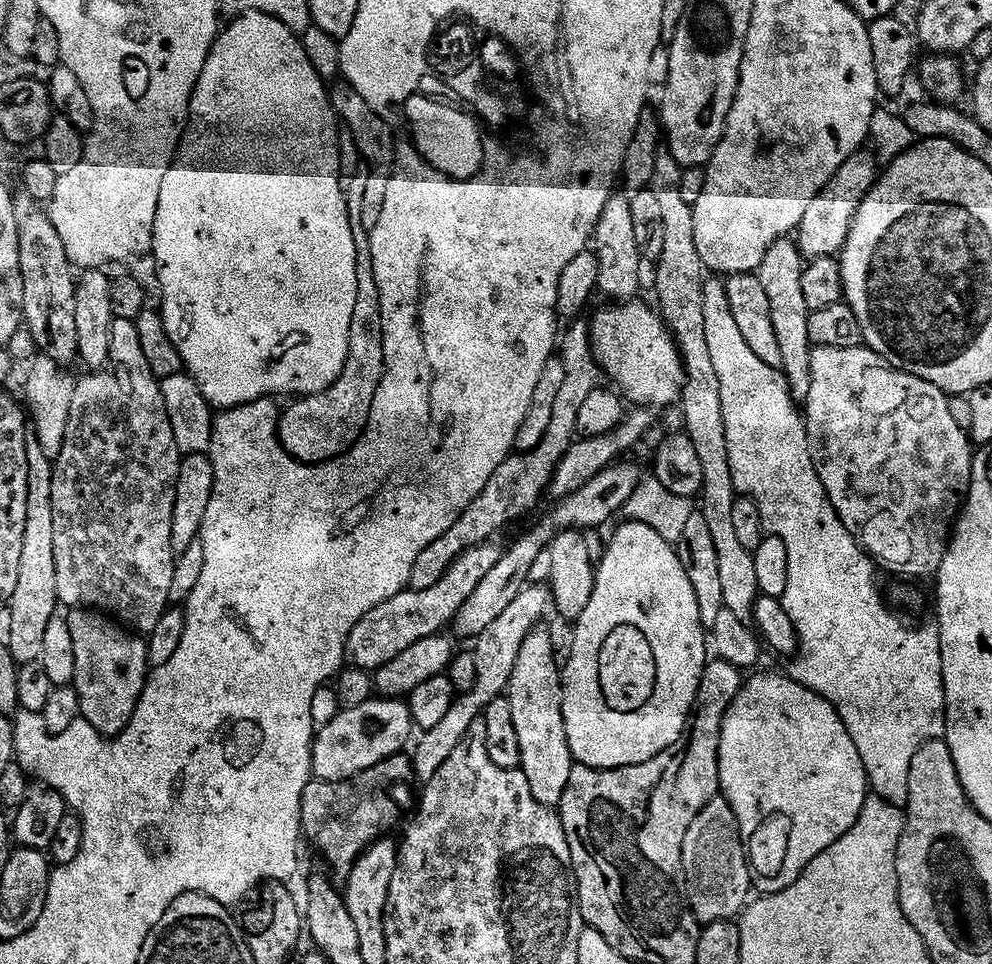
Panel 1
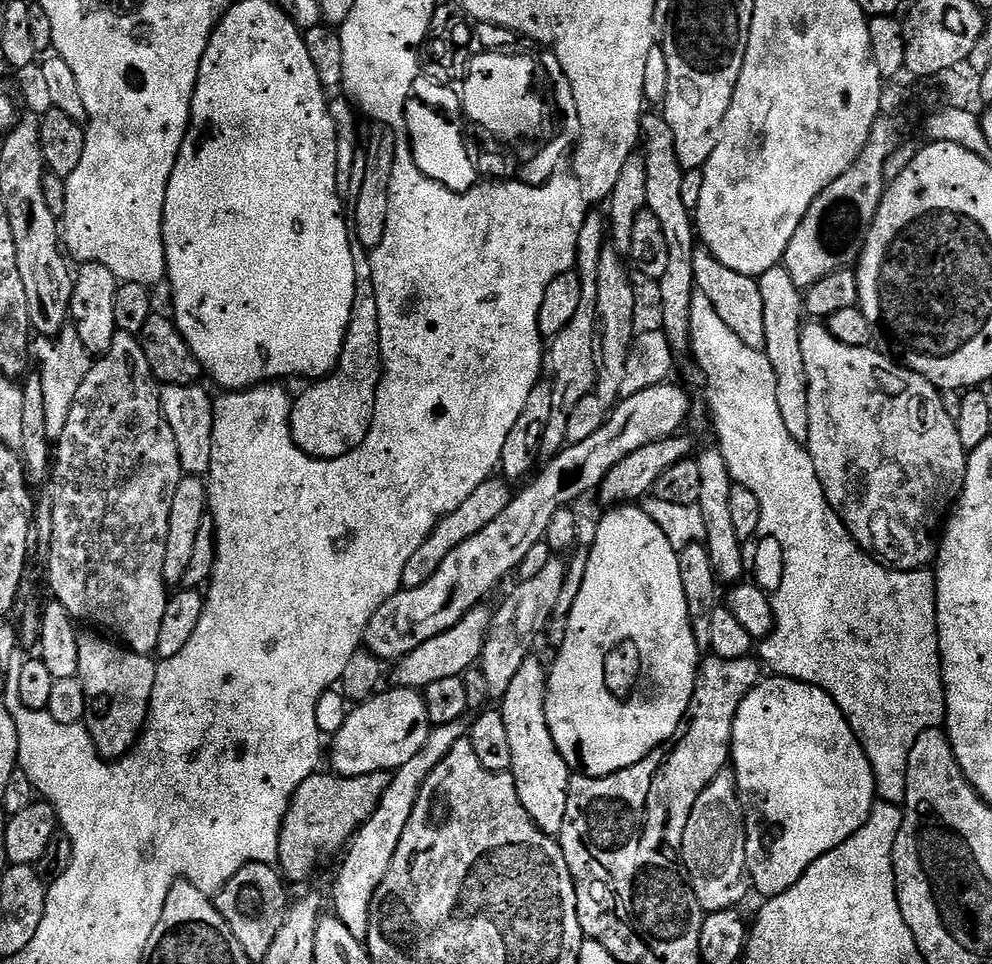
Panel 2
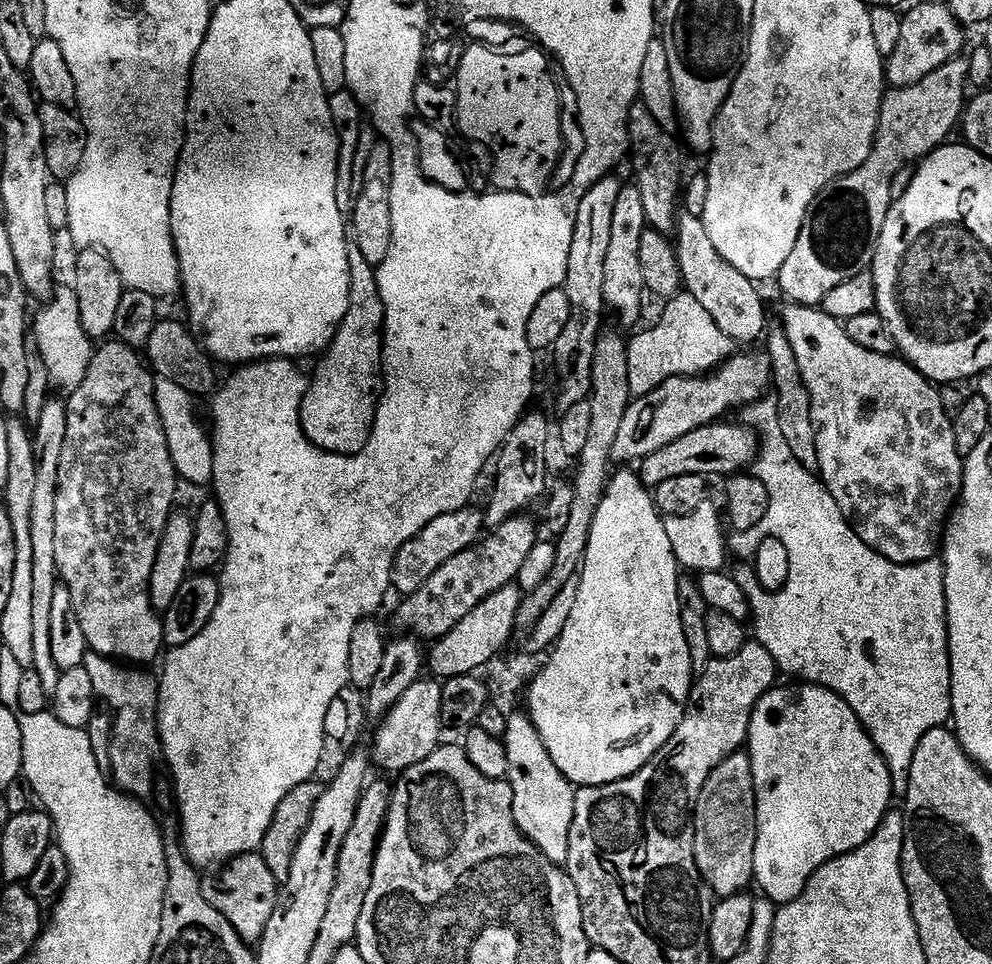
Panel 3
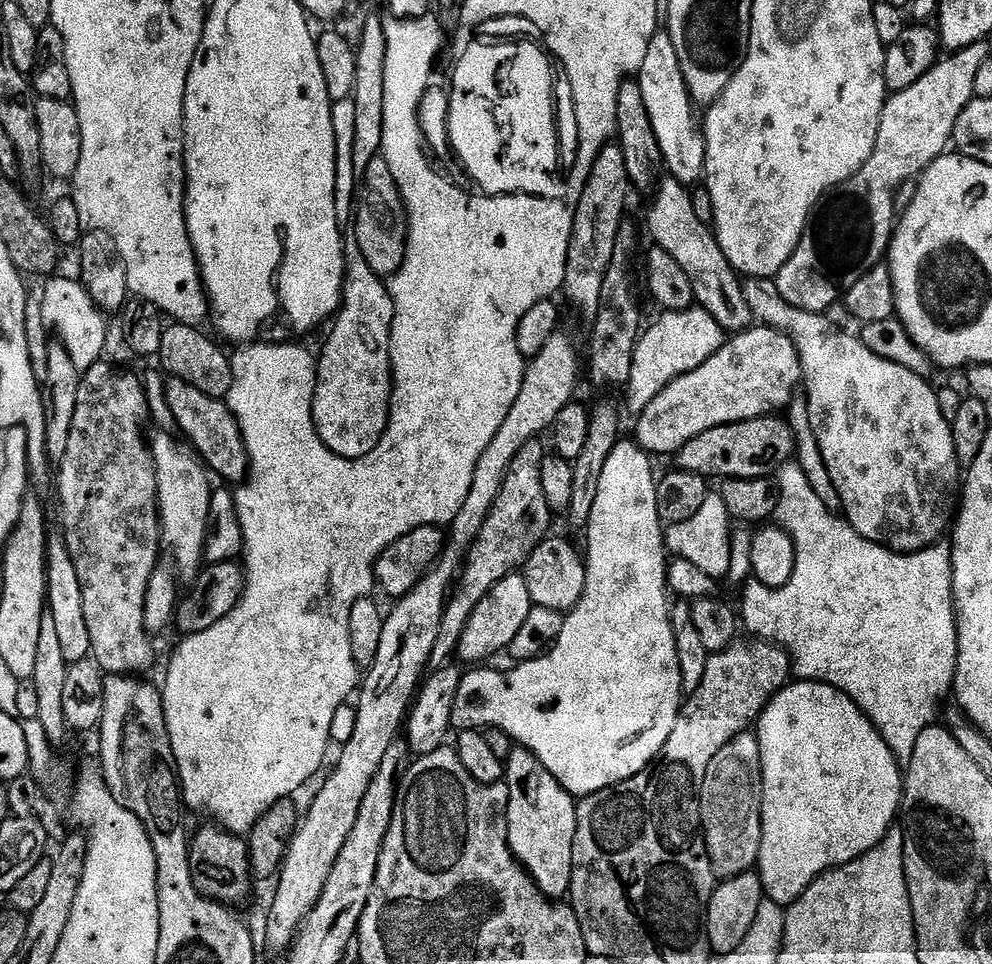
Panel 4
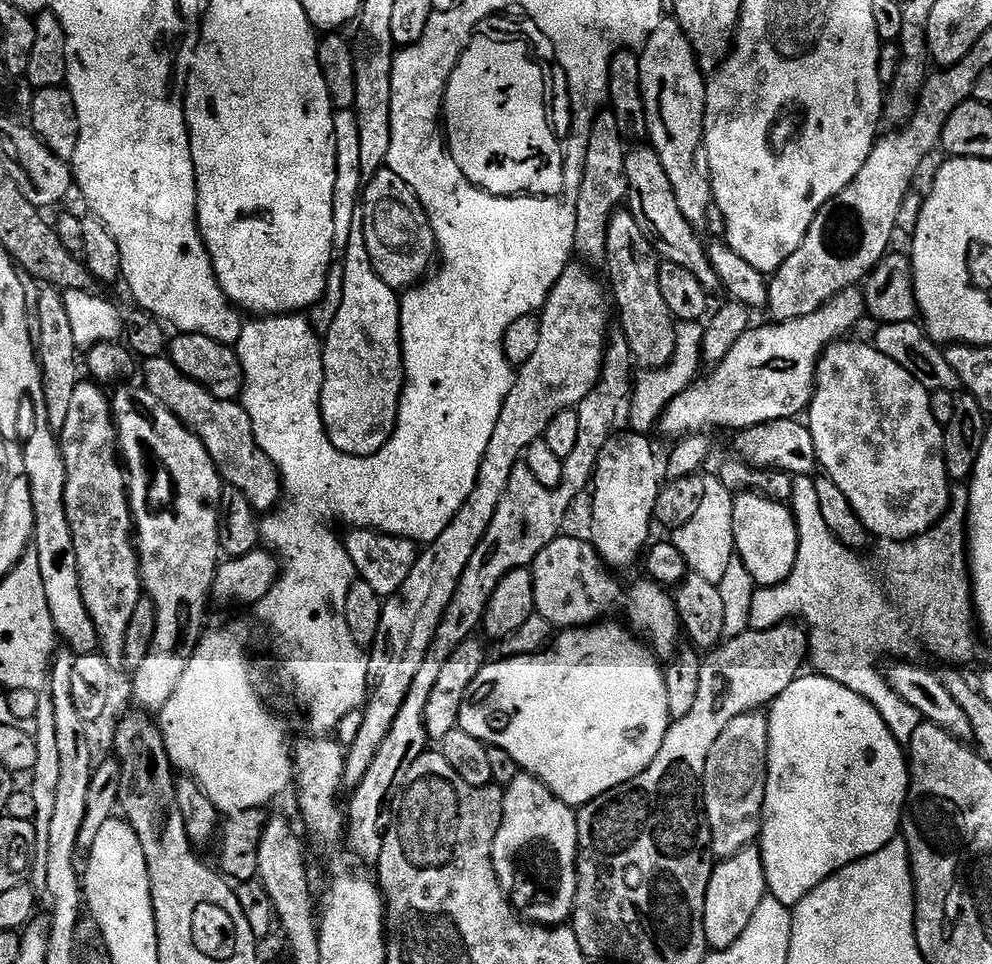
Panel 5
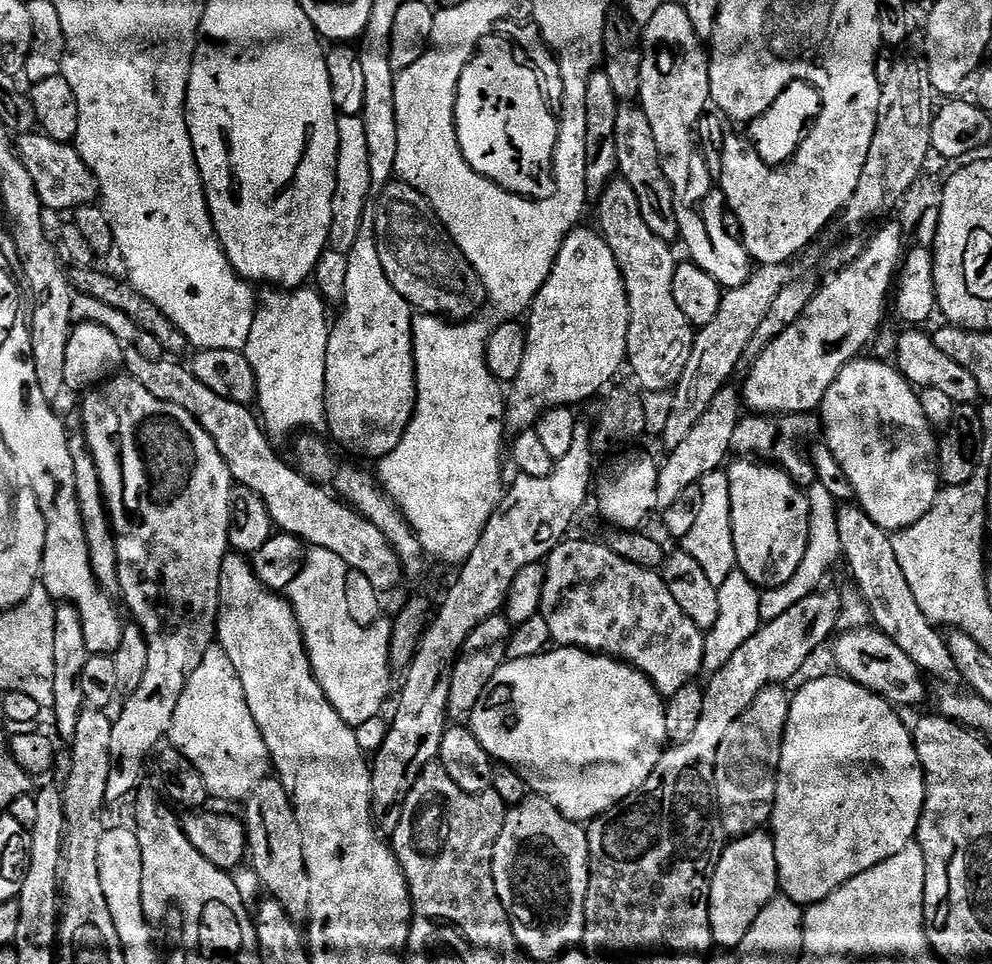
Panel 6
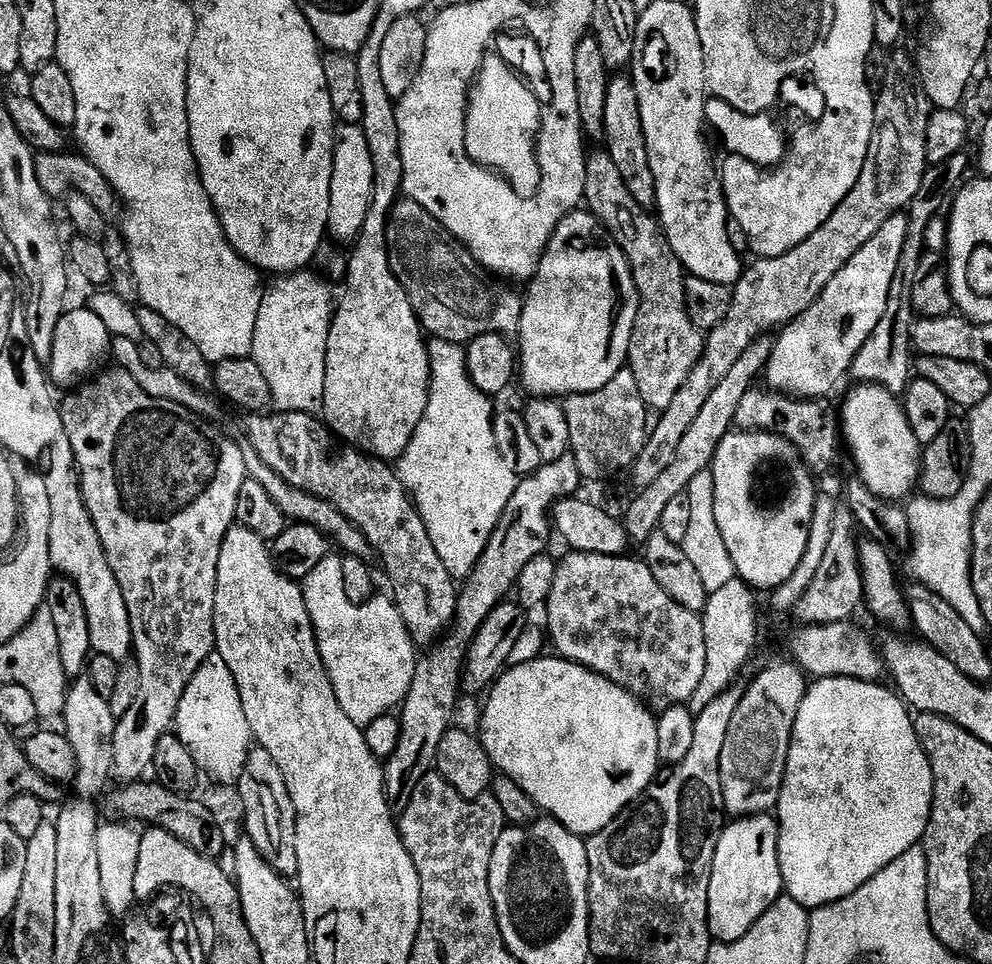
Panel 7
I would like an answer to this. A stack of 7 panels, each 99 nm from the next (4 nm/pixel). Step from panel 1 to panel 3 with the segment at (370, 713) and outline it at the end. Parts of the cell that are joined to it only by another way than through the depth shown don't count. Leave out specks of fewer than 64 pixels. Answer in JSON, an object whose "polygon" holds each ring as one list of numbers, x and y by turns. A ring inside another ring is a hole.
{"polygon":[[432,678,416,680,414,686,410,686,410,690,406,690,406,694,402,694,402,698,399,702,382,717,379,724,380,729,376,732,376,741,372,744,372,752,370,751,371,759,375,761,375,763,377,760,386,771,393,772,393,774,405,772,410,766,421,764,423,760,430,758,430,754,434,754,434,750,440,747,442,743,440,732,442,733,444,723,442,722,441,685]]}

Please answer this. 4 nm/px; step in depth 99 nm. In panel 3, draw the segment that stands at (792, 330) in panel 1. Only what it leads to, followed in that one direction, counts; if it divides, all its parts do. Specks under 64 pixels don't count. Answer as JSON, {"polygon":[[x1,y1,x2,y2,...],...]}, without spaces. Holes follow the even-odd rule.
{"polygon":[[771,325,766,332,766,351,771,359,772,386,776,393,774,399,778,406,778,422,781,425,782,436,789,443,790,450,794,453,794,458,811,472,817,473,818,452,817,452,817,432,814,430,812,420,812,403,809,398,809,390,805,386,801,371,798,370,797,358,794,355,793,347,786,335,783,325]]}

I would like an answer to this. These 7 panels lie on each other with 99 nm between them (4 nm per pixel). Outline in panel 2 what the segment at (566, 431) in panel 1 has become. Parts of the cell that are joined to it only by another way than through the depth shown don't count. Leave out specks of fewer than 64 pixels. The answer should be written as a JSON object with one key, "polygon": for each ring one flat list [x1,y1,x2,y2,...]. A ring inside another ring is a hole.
{"polygon":[[593,210,588,213,586,222,582,224,582,234,578,236,576,247,575,267,580,273,582,282,582,302,574,314,574,318,557,336,551,337,550,351,546,360,552,364,550,381,559,393,558,404,553,410,550,426,546,429,545,441,542,442,541,457,551,458,561,452,568,444,566,438,566,422,568,421,568,409,572,408,587,396,593,395,596,387,596,375,594,374,594,338,596,337,596,299,598,298,598,266,602,262,602,250,606,247,606,237,610,228,603,215],[490,478,486,482,482,482,482,486,478,486,478,490,474,490,474,494,470,494,470,498,466,498,466,502,462,502,462,506,458,506,458,510,454,510,438,522,438,526,426,538,426,542,422,542,422,546,418,546,418,551,411,556,410,562,406,562,406,570,402,570,404,588,417,588,430,582,430,578,434,578,438,566,442,566,442,562,446,562,450,550,458,550,458,546,462,546,462,542,466,542,466,538,474,538,474,534,478,534,478,530,482,530,482,526,494,522,494,518,498,518,498,514,502,514,502,510,506,510,514,492,513,489,507,488,509,485,503,479,500,479,501,481,496,479]]}

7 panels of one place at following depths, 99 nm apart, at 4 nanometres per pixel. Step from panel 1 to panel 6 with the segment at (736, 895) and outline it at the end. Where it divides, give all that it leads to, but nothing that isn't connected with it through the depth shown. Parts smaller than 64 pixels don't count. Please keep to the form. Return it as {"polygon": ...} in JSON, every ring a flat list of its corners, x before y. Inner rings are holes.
{"polygon":[[780,686,764,688,738,722,726,730,726,738,718,746,714,791,725,837,749,836,771,821,776,805,776,773,780,771,784,731,792,709,789,693,784,691]]}

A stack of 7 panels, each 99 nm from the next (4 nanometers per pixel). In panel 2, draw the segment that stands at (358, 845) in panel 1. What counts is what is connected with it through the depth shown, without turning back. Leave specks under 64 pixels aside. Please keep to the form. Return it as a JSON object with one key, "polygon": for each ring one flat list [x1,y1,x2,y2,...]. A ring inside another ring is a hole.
{"polygon":[[387,772,365,776,338,776,317,774,306,778,292,796,292,805,280,831,280,859,278,868,285,877,300,880,312,872,323,860,339,857,351,839,360,831,380,805,382,794,388,788]]}

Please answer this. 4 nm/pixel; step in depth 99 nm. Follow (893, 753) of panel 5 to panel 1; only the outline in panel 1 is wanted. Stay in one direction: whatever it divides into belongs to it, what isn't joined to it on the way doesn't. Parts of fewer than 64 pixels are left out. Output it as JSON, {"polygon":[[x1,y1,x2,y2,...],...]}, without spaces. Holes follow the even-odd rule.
{"polygon":[[787,674,780,676,752,676,749,675,744,681,744,687,734,698,730,710,724,716,724,724,720,728,720,792,730,802,734,814,740,823,740,839,748,854,748,866,752,869,752,887,757,893,771,894,785,892,795,880,842,834,846,834,858,822,858,814,862,814,862,806,870,799,868,787,868,775,862,766,862,758,858,754,858,746,854,746,854,738,850,738,846,726,838,710,826,698,816,695,806,686,794,682]]}

